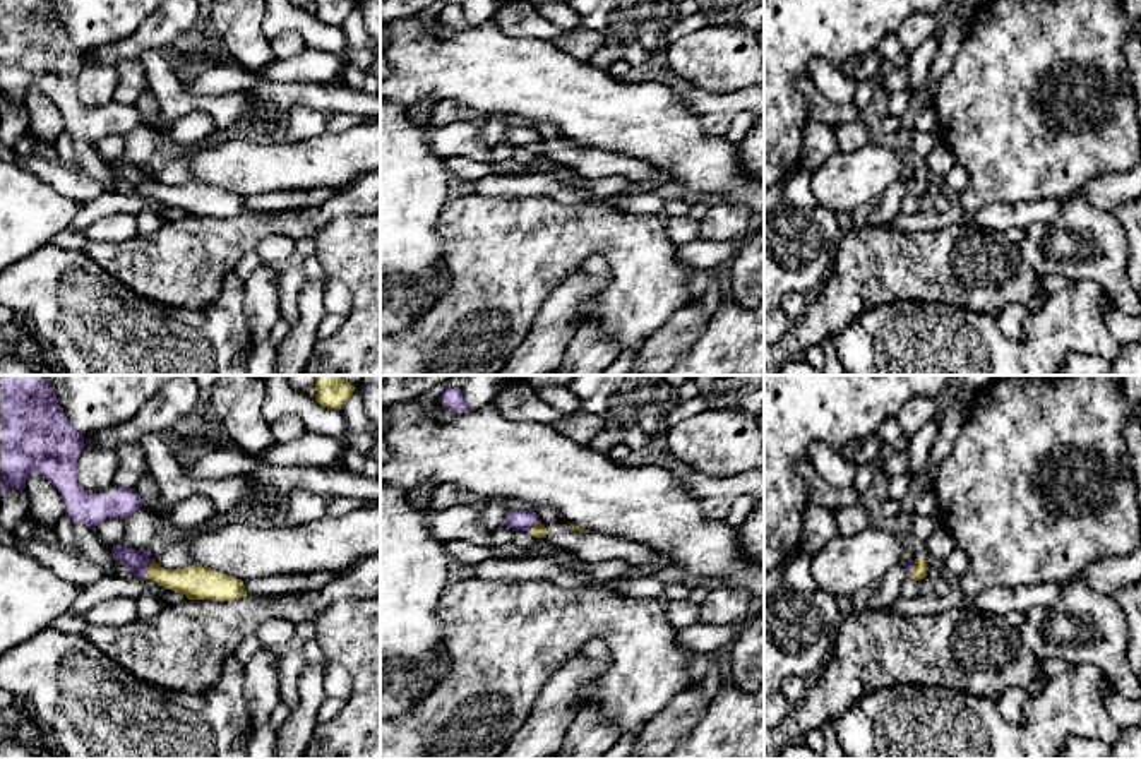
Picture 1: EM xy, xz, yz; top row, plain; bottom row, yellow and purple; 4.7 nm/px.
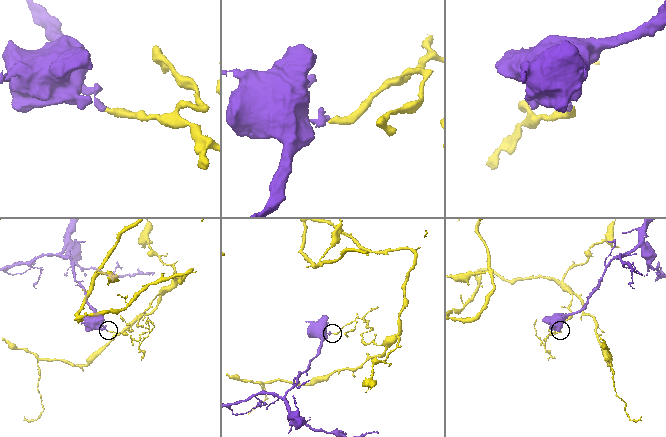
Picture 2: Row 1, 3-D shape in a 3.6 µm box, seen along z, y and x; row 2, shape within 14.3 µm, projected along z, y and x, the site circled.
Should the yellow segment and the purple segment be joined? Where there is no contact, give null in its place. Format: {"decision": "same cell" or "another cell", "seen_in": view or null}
{"decision": "same cell", "seen_in": "xy"}

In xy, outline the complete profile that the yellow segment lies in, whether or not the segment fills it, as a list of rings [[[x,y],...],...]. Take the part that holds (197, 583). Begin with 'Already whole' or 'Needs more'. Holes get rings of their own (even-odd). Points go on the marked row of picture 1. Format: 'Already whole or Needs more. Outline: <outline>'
Needs more. Outline: [[[122,543],[113,547],[111,555],[137,577],[156,581],[159,586],[178,591],[188,600],[235,601],[247,596],[242,579],[207,567],[164,569],[149,559],[144,548],[132,550]]]

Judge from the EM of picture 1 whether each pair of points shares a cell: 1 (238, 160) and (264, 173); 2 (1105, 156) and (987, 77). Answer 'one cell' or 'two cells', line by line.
1: one cell
2: one cell

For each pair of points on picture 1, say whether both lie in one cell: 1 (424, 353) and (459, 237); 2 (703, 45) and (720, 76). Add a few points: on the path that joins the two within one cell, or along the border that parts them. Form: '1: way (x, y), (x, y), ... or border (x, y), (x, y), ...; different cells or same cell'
1: way (453, 324), (468, 309), (468, 266); same cell
2: way (710, 52), (720, 62), (720, 69); same cell

